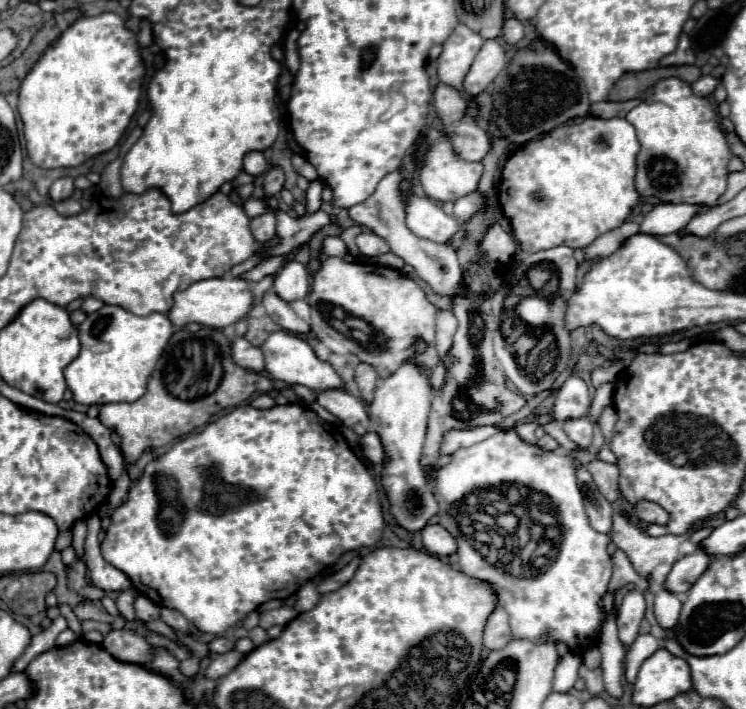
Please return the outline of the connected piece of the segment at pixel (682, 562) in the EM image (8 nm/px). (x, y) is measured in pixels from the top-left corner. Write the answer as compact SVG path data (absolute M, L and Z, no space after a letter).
M696 549L694 553L678 559L672 565L672 569L664 581L664 587L670 593L686 593L696 583L696 579L706 571L708 563L710 563L710 557L704 551Z

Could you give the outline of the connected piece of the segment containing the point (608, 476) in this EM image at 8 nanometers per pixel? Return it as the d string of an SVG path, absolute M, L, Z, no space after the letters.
M600 459L590 461L588 471L598 487L598 491L608 499L608 501L616 501L620 491L618 491L618 477L620 477L620 469L614 463L604 463Z

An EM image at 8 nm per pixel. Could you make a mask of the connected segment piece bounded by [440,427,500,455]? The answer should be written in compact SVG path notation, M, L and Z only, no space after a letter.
M478 427L478 429L470 429L470 431L448 431L444 435L440 451L442 451L442 455L450 455L462 447L472 447L474 443L488 439L490 435L494 435L498 431L500 431L500 427Z

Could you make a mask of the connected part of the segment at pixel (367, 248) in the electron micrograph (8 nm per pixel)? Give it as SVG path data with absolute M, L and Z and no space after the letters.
M360 233L356 237L356 245L358 245L360 253L366 255L366 257L376 257L376 255L382 255L382 253L388 253L390 251L388 245L386 245L386 241L382 241L374 233Z

